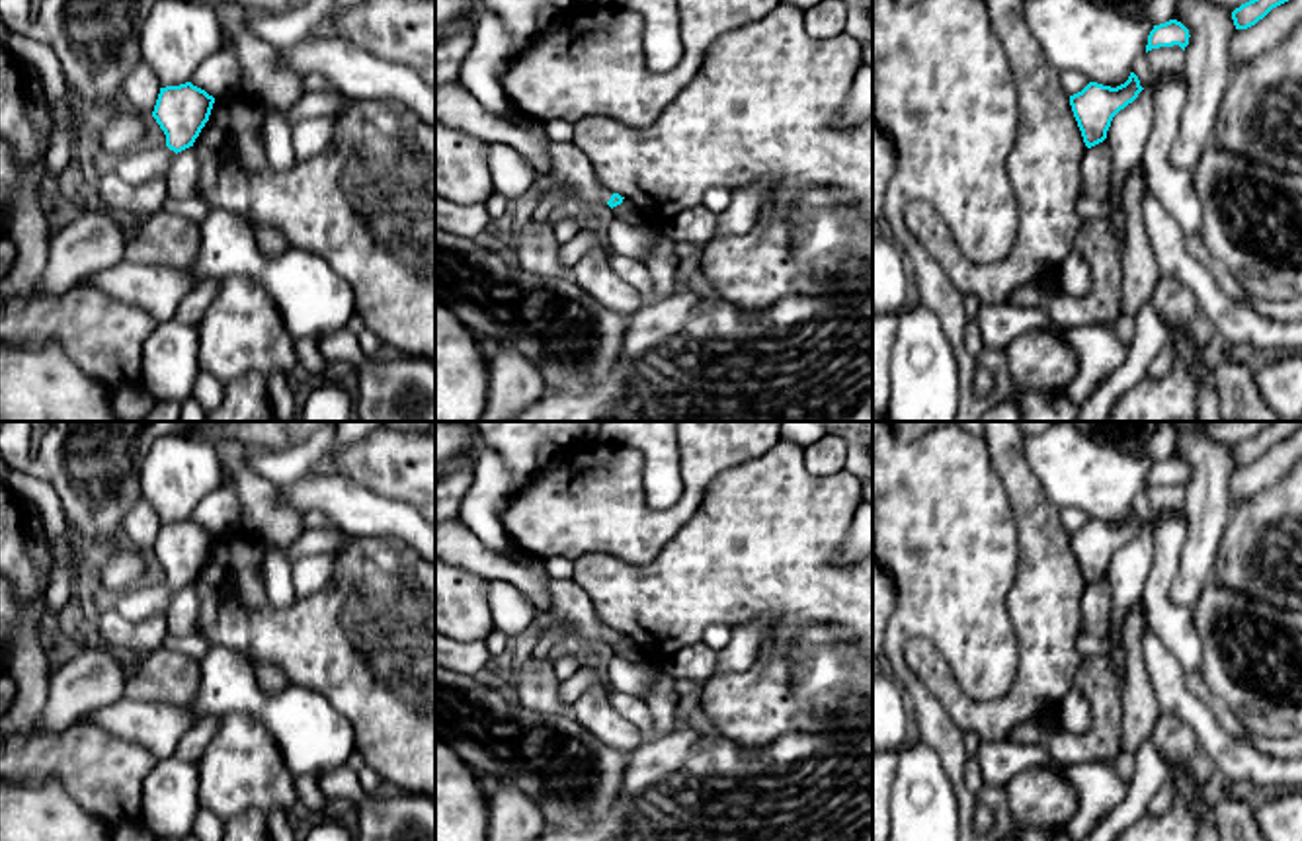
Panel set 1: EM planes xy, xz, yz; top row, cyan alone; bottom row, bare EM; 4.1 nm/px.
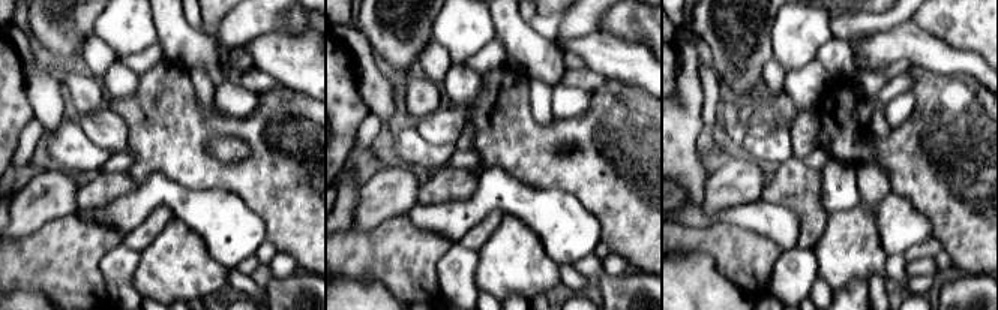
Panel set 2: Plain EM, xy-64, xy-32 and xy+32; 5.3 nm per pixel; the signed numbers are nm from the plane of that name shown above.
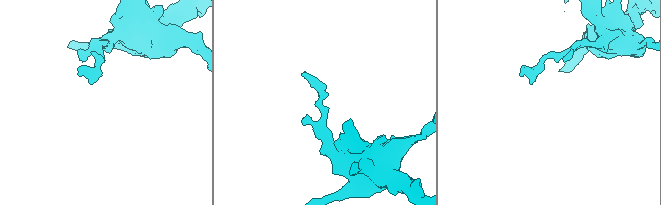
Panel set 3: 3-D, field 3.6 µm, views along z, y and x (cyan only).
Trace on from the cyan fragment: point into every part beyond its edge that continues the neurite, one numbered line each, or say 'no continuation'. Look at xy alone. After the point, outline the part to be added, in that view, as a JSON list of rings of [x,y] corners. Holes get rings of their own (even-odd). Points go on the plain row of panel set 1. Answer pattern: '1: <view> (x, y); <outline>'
no continuation

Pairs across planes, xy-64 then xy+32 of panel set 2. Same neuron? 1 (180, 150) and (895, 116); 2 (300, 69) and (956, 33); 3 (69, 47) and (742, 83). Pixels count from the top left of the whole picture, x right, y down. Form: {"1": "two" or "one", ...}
{"1": "two", "2": "two", "3": "one"}

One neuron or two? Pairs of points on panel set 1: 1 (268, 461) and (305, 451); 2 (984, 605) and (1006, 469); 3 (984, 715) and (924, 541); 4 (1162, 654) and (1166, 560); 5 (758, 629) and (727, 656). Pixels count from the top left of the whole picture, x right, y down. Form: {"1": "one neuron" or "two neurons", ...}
{"1": "one neuron", "2": "two neurons", "3": "two neurons", "4": "two neurons", "5": "one neuron"}

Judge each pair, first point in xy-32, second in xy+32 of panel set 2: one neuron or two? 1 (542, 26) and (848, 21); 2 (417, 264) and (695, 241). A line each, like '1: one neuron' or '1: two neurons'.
1: one neuron
2: one neuron

